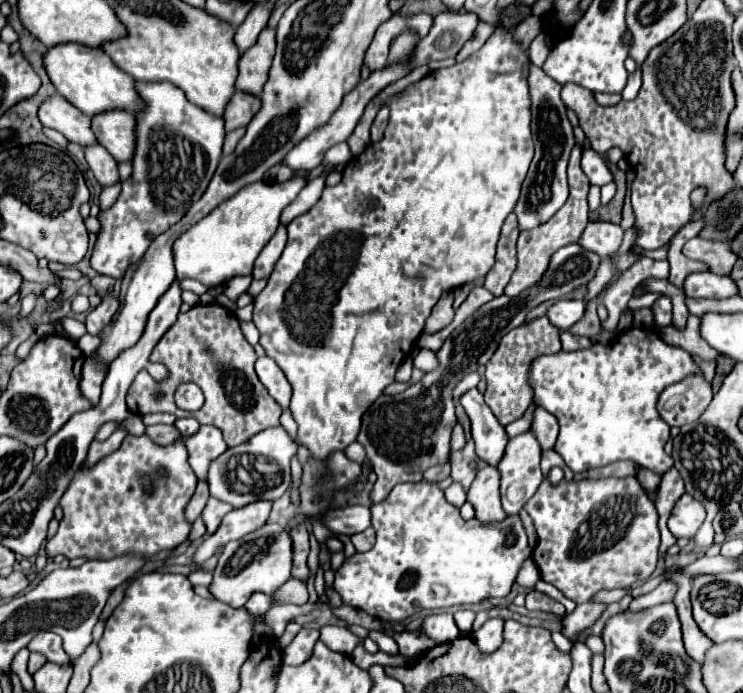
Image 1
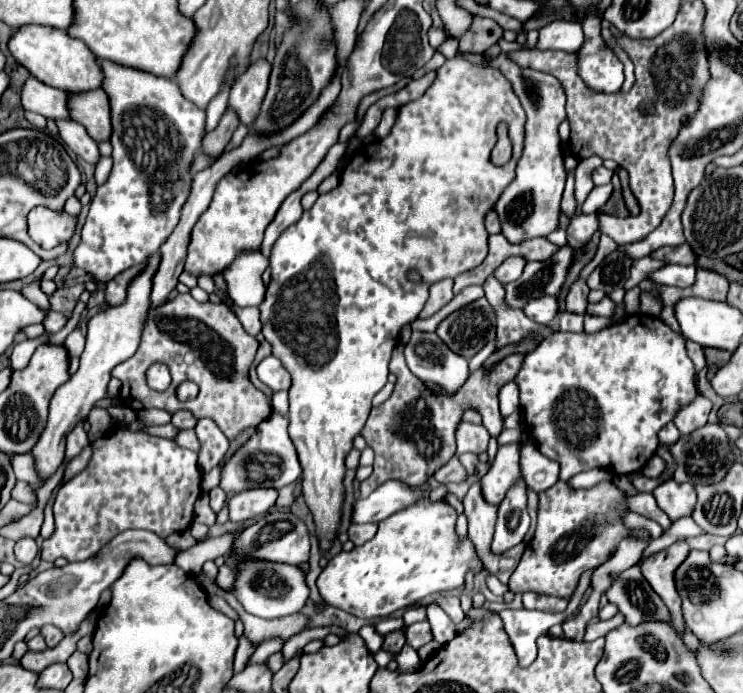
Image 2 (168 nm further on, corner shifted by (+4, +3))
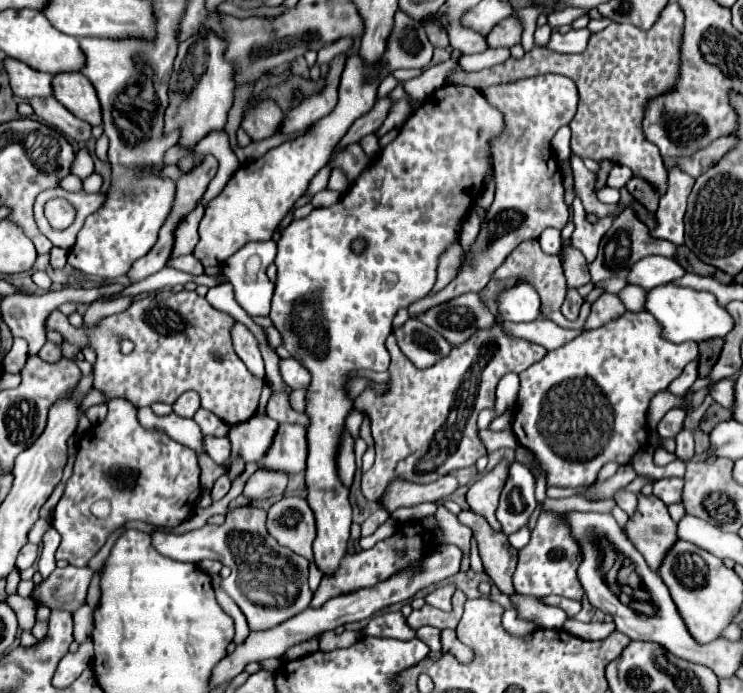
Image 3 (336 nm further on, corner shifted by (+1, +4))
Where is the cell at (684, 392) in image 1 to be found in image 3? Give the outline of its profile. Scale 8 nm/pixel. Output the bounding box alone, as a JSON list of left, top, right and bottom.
[674,429,694,463]

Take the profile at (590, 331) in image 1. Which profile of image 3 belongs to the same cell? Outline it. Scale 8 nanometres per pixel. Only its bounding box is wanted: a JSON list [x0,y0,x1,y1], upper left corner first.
[560,245,590,287]

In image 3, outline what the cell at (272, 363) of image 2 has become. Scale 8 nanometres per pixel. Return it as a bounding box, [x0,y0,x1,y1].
[280,359,312,389]

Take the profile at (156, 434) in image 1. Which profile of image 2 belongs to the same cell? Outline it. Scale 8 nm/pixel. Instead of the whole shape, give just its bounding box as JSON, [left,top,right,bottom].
[175,430,199,450]

